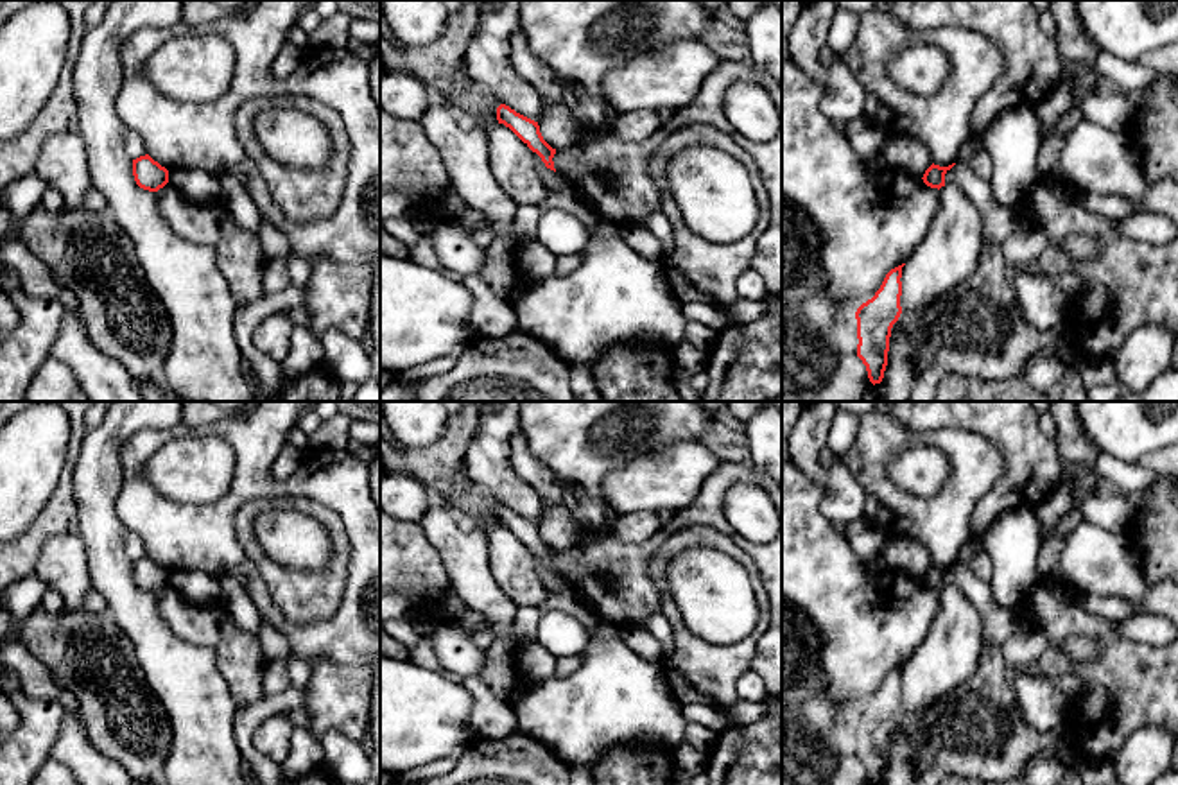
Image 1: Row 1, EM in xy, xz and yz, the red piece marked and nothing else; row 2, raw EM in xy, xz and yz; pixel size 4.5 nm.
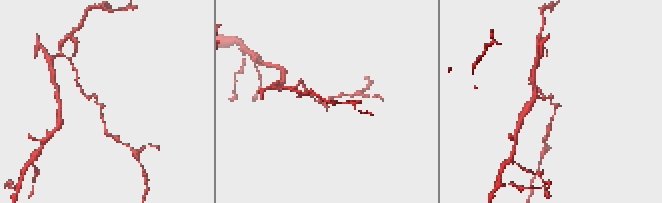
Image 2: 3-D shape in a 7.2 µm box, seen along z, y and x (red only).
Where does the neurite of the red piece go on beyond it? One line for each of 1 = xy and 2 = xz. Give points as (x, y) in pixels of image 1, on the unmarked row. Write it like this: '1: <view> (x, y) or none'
1: none
2: none

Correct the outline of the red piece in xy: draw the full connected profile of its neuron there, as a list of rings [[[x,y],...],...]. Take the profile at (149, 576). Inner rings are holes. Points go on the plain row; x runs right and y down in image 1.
[[[149,556],[133,561],[133,577],[140,590],[158,593],[169,584],[169,572]]]

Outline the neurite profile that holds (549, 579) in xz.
[[[533,554],[533,565],[534,565],[540,582],[547,590],[561,591],[561,590],[568,588],[568,584],[558,574],[545,568],[545,565],[541,563],[541,559],[536,554]]]

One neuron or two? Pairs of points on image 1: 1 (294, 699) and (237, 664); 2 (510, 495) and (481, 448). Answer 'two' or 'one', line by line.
1: two
2: one

